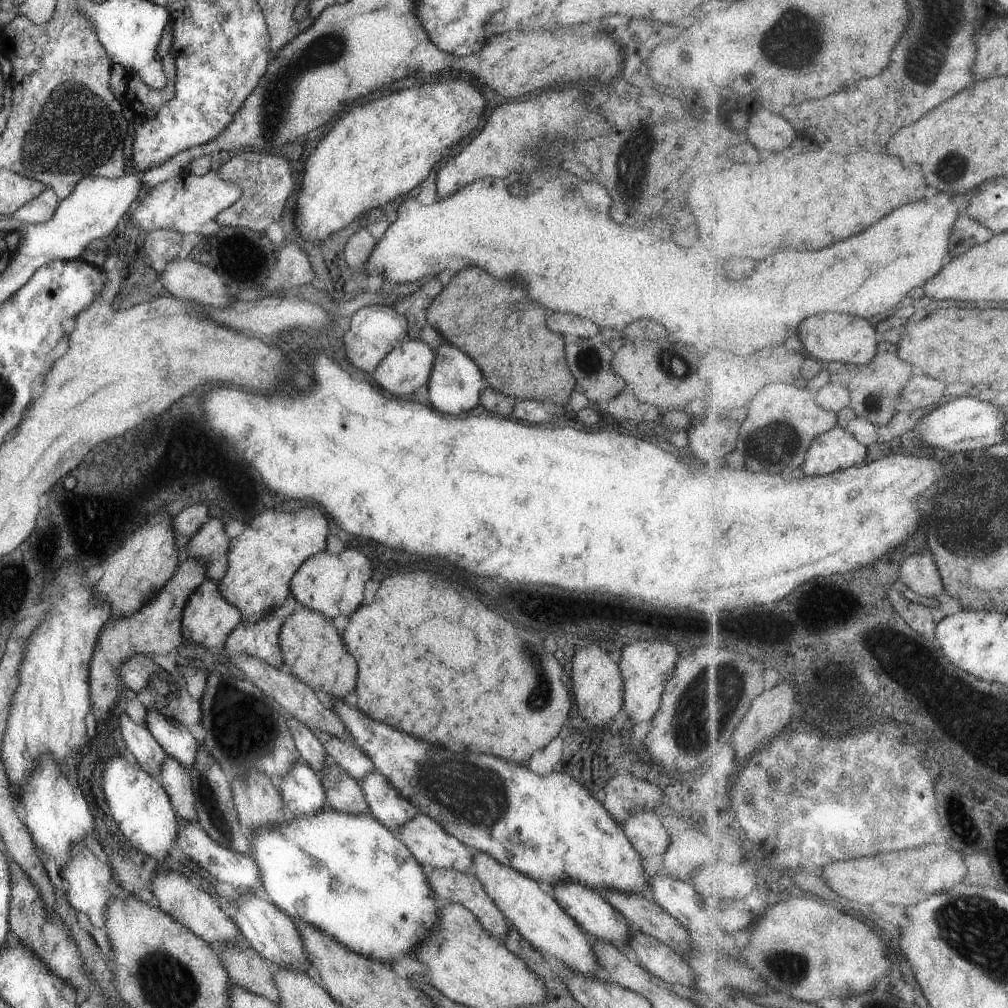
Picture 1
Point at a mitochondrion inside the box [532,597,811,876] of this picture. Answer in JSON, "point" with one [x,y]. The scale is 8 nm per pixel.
{"point":[699,705]}

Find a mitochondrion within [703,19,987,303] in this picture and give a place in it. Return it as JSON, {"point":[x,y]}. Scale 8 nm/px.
{"point":[946,175]}

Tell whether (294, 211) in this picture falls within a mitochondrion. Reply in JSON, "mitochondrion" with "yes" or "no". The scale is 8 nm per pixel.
{"mitochondrion":"no"}

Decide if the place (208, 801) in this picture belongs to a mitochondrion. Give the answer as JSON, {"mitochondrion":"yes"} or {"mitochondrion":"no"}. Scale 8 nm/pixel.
{"mitochondrion":"yes"}

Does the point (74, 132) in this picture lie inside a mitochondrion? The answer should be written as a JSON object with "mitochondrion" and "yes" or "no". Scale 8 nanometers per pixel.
{"mitochondrion":"yes"}

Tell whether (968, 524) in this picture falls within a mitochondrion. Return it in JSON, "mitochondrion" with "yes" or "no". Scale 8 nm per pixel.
{"mitochondrion":"yes"}

